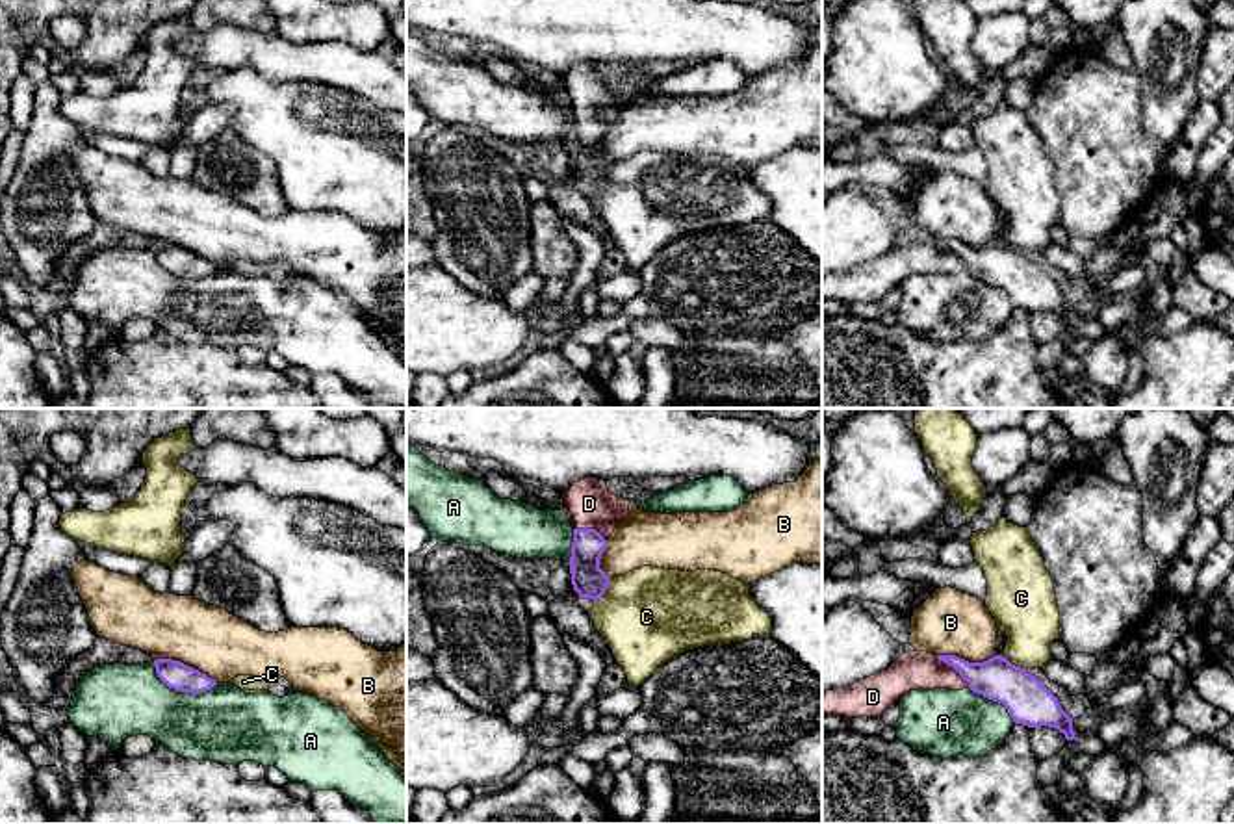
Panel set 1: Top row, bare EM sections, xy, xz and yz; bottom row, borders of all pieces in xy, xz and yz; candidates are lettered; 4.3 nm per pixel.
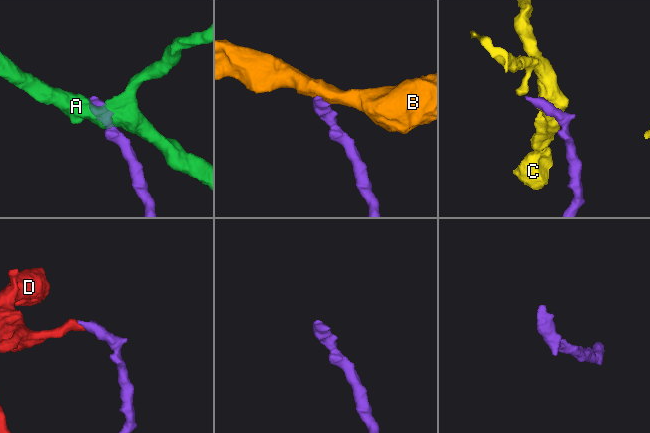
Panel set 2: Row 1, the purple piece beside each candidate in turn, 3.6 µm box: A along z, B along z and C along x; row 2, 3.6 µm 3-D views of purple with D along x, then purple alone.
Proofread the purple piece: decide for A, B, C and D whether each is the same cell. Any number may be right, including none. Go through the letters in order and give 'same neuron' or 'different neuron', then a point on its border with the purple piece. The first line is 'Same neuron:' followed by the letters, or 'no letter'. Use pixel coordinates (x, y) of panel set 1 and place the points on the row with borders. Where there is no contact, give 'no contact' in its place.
Same neuron: D
A: different neuron; contact xy (180, 691)
B: different neuron; contact xy (186, 665)
C: different neuron; contact yz (1010, 663)
D: same neuron; contact yz (952, 667)

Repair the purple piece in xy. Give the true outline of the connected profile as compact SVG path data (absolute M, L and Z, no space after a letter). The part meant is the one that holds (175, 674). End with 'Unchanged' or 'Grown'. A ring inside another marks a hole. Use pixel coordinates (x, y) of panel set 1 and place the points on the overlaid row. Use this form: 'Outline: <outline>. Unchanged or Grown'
Outline: M156 659L154 661L156 674L169 689L180 692L206 692L217 685L215 679L208 677L206 674L173 659Z. Unchanged

